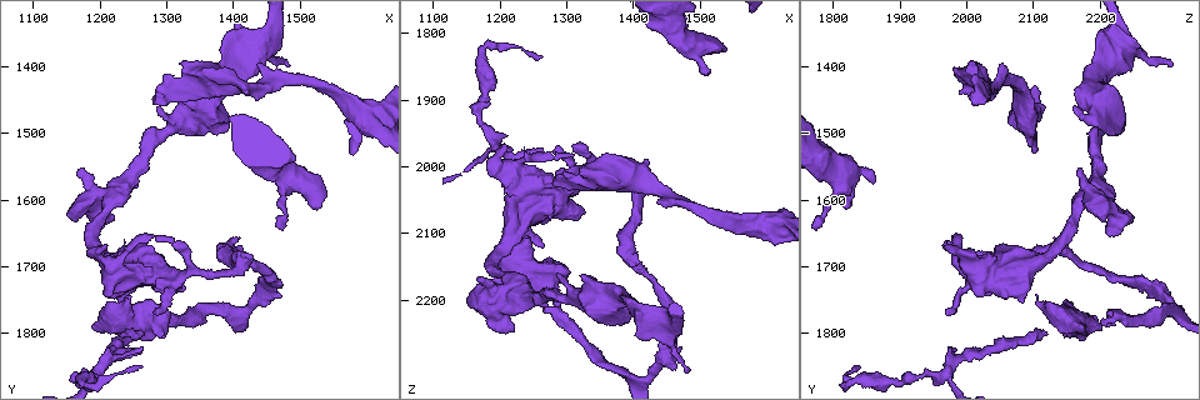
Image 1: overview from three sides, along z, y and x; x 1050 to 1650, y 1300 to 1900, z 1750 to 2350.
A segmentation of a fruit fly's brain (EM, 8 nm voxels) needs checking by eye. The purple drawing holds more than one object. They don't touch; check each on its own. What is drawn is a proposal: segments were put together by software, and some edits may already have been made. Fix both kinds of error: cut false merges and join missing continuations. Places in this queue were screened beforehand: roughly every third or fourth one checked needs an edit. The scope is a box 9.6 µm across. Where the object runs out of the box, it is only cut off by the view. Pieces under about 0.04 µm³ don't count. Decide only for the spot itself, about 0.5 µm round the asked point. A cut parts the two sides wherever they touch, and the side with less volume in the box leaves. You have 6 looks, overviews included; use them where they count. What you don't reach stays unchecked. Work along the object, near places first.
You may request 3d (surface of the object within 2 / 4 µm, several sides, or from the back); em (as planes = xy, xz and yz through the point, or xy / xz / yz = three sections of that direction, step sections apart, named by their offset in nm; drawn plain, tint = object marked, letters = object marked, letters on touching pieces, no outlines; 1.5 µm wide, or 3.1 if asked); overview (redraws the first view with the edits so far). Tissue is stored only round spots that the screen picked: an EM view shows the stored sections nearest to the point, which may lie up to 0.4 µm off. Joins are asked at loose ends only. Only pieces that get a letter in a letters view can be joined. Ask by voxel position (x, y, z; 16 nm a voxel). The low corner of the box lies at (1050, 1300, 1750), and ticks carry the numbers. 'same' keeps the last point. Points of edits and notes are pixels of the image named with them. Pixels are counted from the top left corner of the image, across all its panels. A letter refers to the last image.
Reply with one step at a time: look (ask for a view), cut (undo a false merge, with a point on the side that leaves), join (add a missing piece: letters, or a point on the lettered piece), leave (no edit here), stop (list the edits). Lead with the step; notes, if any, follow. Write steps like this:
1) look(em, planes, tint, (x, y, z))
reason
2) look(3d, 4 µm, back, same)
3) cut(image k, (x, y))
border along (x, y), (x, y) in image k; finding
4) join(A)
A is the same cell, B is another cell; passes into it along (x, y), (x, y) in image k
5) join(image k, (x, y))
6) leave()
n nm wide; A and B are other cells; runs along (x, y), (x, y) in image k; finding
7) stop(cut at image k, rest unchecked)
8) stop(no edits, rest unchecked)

look(em, planes, letters, (1425, 1435, 2025))
branch point

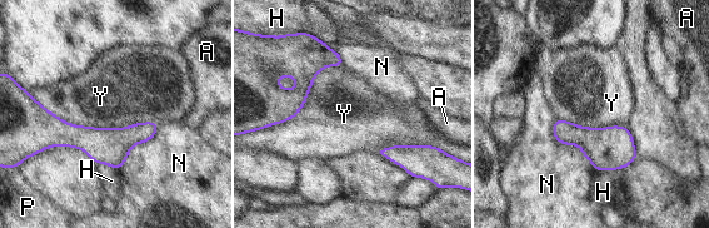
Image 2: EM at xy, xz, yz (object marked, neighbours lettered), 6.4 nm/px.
leave()
A, H, N, P and Y are other cells; continuous, no second neuron

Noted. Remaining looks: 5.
look(3d, 4 µm, (1265, 1850, 1835))
free end

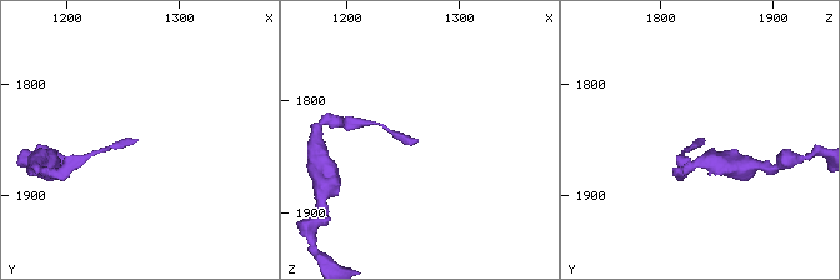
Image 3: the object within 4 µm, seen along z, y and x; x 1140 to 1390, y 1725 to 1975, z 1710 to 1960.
look(em, yz, step 8, tint, (1266, 1852, 1836))

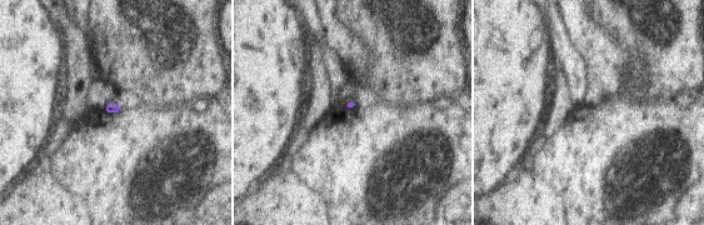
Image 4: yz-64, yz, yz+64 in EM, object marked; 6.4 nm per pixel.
look(em, planes, letters, same)

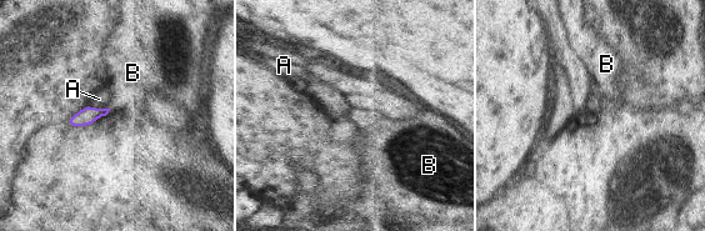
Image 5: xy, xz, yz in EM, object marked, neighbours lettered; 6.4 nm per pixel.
leave()
90 nm wide; A and B are other cells; border along (86, 105), (109, 109) in image 5; none of them fits

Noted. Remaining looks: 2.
stop(no edits, rest unchecked)

